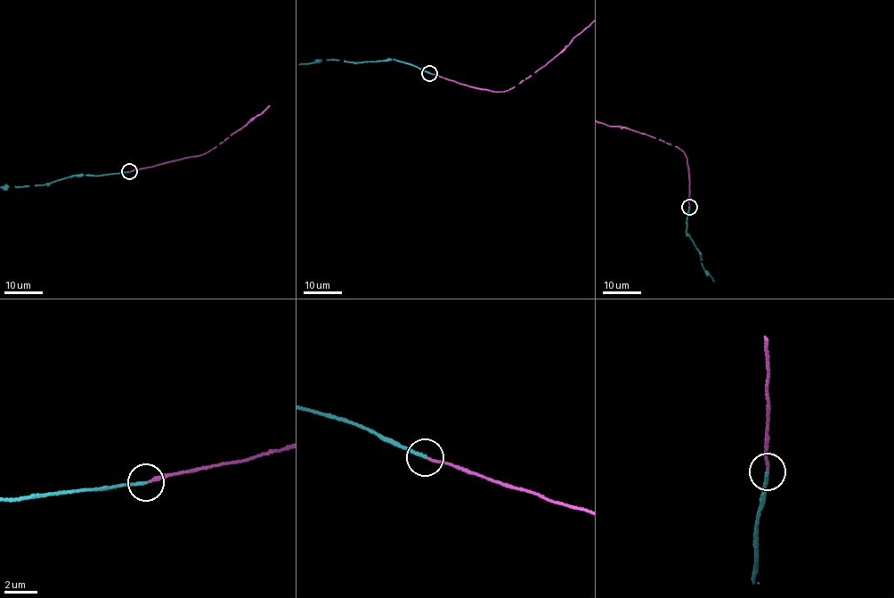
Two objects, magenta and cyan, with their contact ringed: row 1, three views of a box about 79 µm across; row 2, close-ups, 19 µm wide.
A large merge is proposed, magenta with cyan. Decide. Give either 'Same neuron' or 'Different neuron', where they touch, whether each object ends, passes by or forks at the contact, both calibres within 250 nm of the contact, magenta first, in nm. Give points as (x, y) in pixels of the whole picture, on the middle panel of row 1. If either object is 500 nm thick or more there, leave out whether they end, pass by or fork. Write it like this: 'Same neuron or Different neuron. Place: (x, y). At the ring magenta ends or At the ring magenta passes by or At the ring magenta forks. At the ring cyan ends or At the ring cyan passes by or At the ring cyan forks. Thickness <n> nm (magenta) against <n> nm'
Same neuron. Place: (429, 73). At the ring magenta ends. At the ring cyan ends. Thickness 180 nm (magenta) against 200 nm

